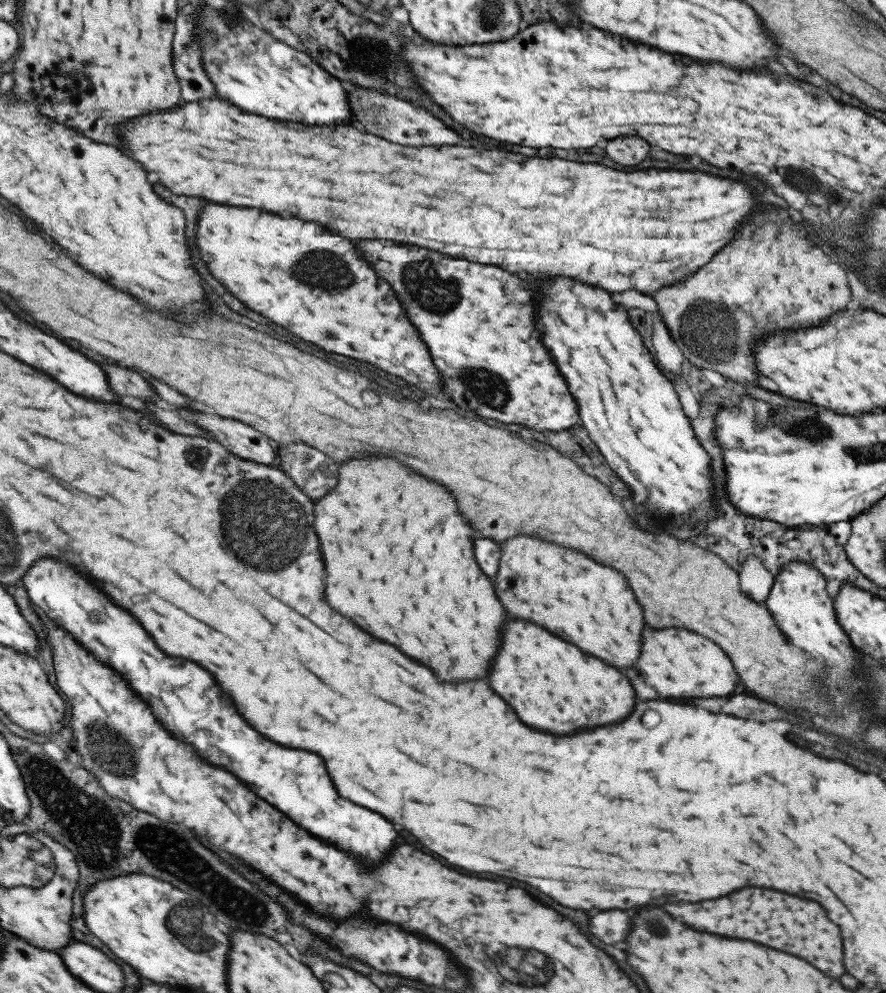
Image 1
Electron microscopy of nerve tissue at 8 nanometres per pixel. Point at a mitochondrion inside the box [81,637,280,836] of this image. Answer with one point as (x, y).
(112, 752)

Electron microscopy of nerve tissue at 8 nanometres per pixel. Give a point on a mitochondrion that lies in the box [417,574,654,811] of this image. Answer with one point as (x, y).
(512, 586)

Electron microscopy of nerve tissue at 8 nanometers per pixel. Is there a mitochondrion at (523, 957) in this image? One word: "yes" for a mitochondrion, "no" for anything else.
yes

